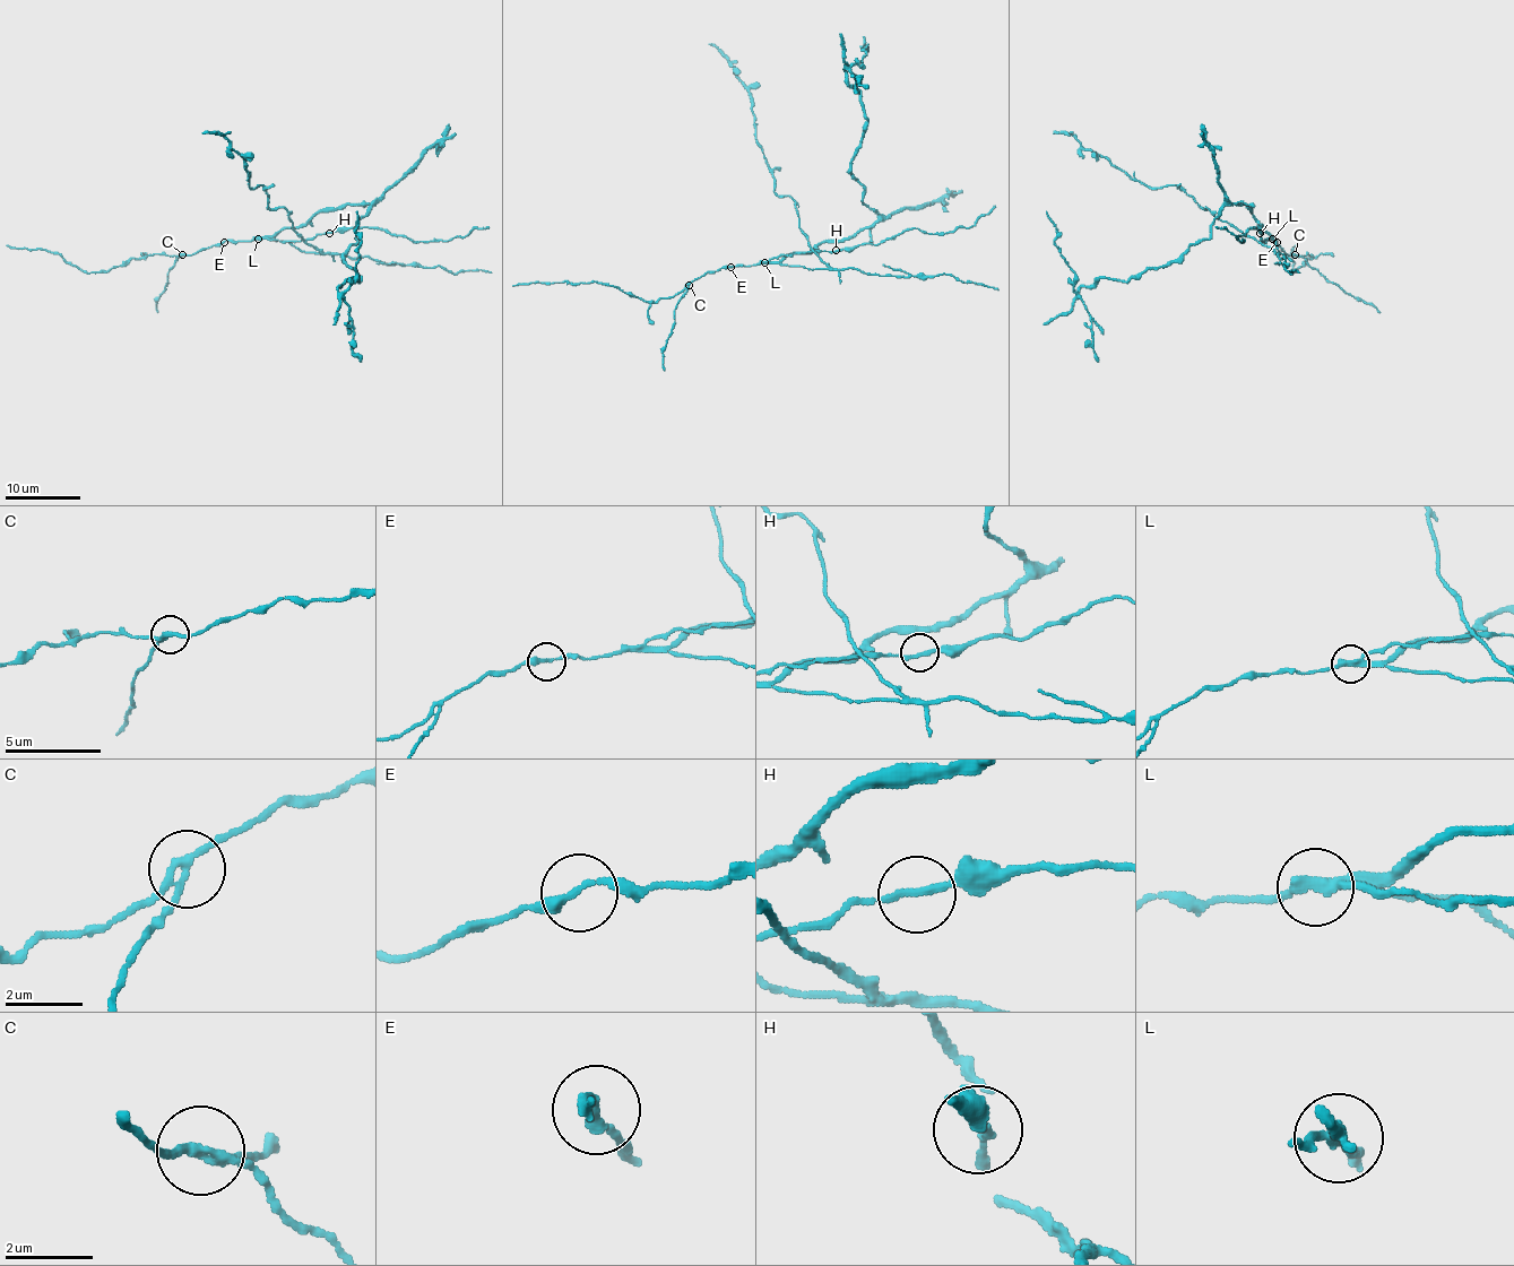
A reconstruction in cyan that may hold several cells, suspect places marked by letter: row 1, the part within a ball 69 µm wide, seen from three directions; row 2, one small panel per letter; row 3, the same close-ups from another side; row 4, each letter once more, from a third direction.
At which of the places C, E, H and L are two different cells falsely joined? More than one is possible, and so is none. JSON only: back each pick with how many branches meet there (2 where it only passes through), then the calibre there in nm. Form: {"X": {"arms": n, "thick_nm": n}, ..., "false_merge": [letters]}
{"C": {"arms": 2, "thick_nm": 220}, "L": {"arms": 3, "thick_nm": 260}, "false_merge": ["C", "L"]}

